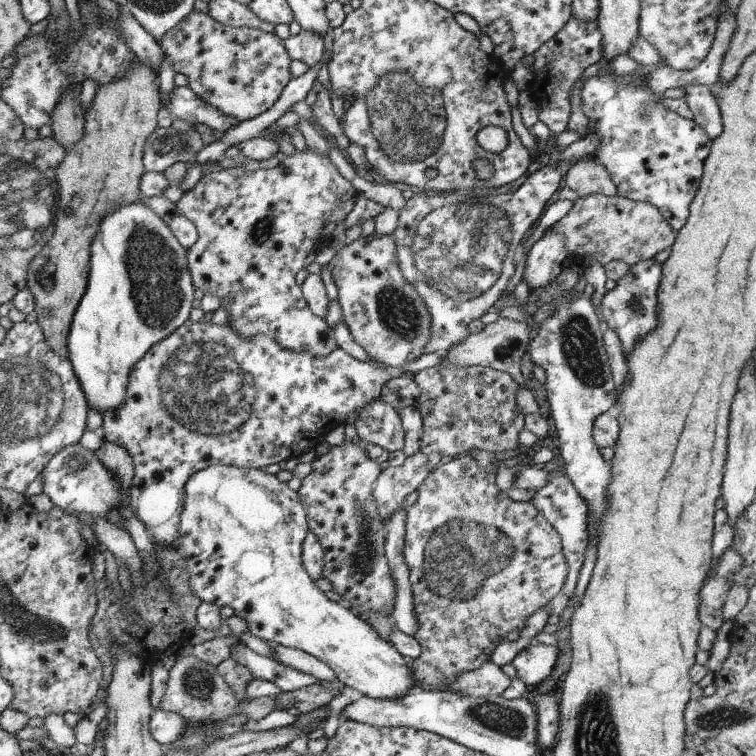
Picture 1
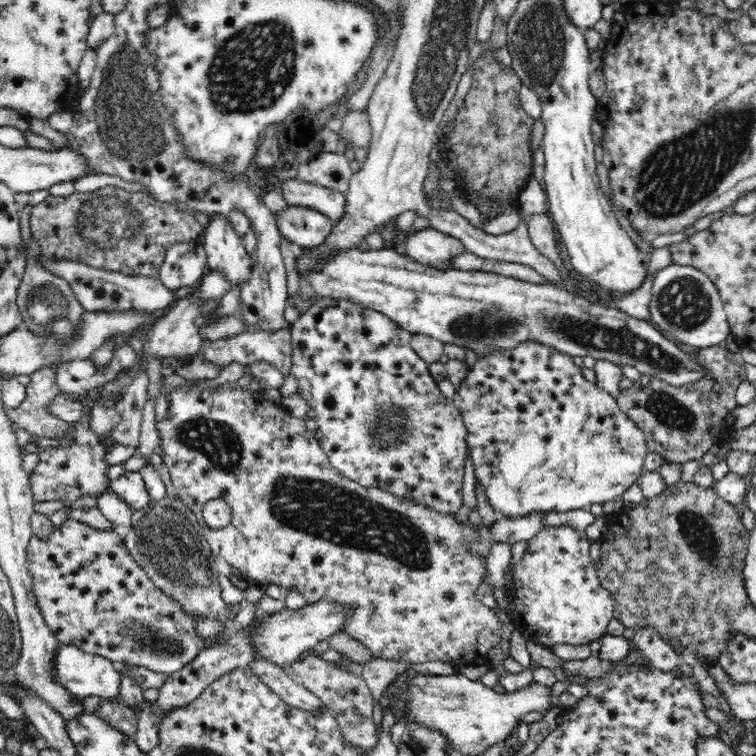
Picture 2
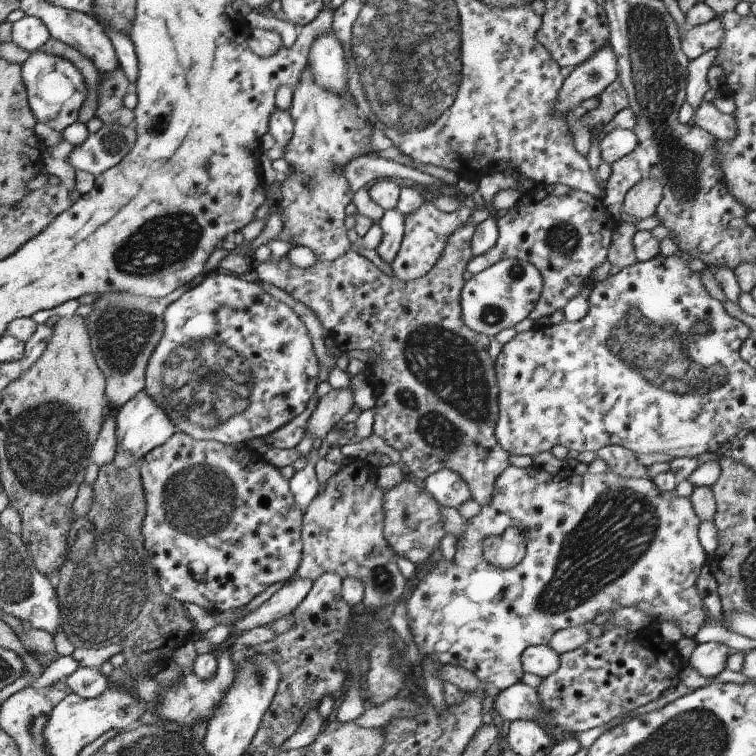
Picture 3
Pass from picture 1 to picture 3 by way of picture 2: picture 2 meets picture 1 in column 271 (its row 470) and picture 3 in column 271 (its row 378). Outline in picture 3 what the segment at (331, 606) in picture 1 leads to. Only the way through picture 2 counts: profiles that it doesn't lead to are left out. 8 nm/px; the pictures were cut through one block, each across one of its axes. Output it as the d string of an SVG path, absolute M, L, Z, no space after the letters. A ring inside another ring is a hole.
M175 432L167 442L150 450L139 462L139 472L143 484L146 502L145 518L142 523L143 546L148 554L147 564L154 569L159 588L171 598L182 603L192 603L200 606L210 613L222 613L226 610L238 608L251 602L259 593L264 592L268 586L289 580L296 572L302 560L302 510L298 508L290 490L289 480L280 473L280 469L270 466L256 451L244 445L226 445L216 440L197 440L184 432Z

